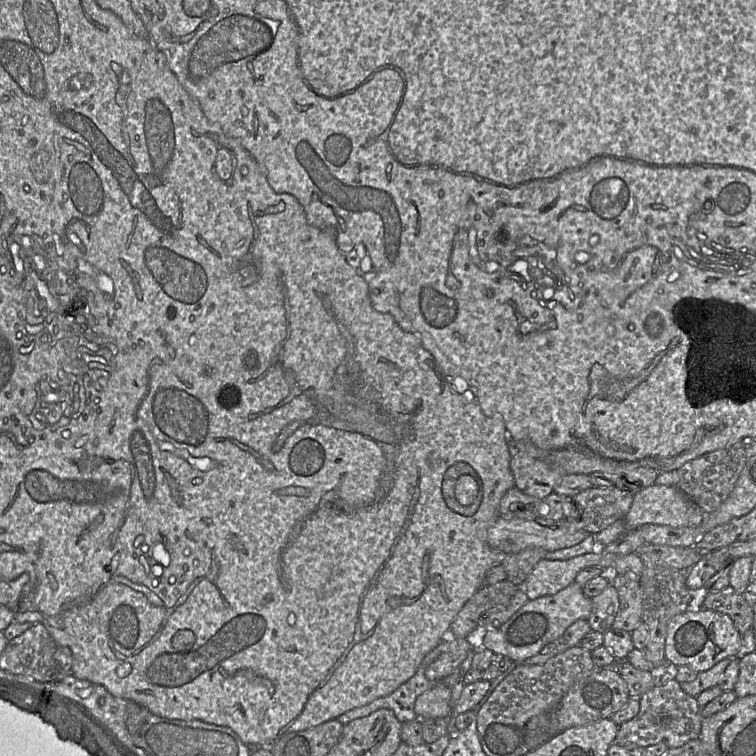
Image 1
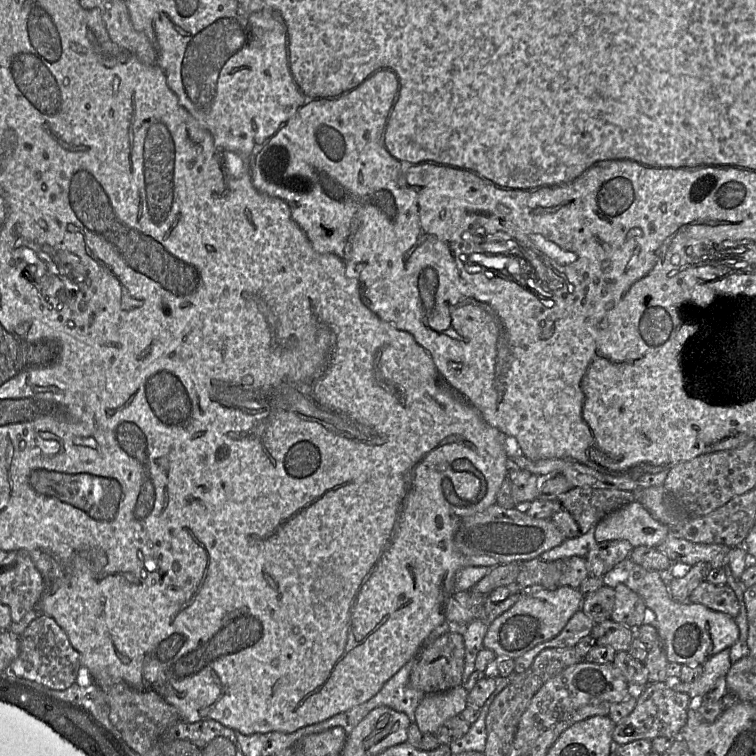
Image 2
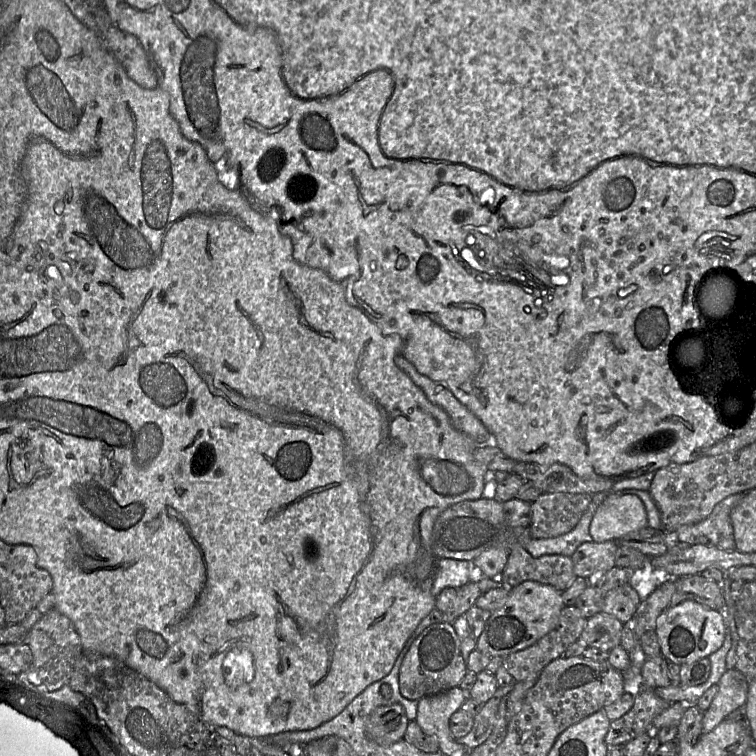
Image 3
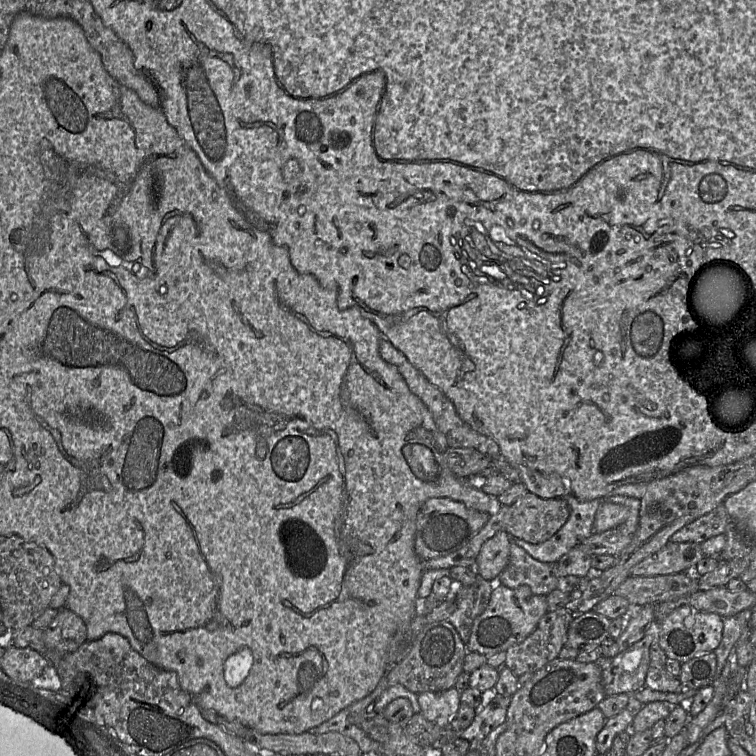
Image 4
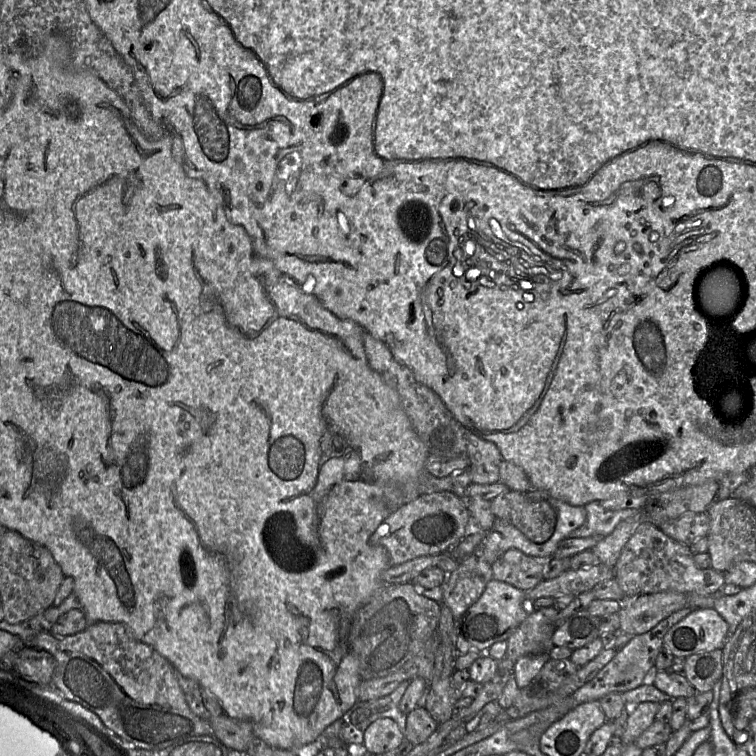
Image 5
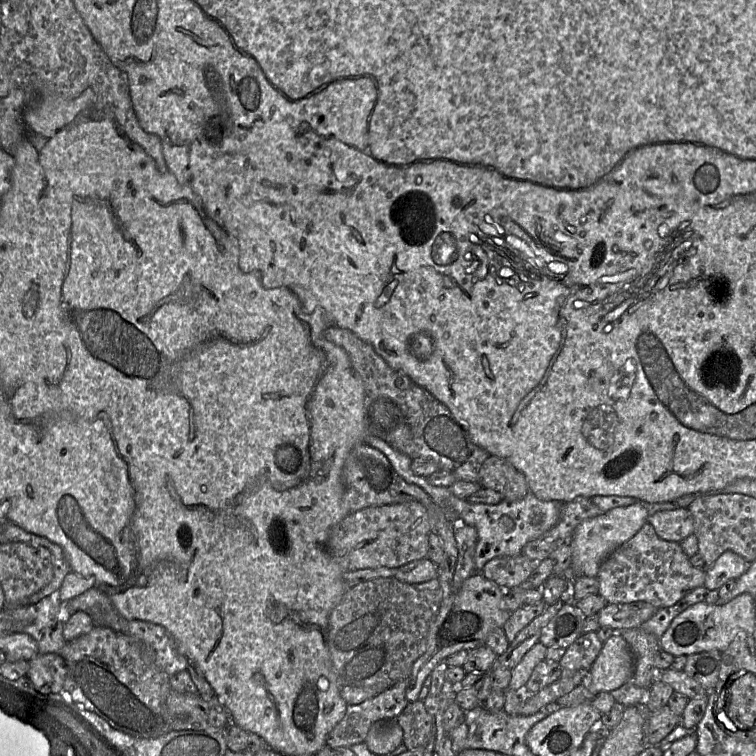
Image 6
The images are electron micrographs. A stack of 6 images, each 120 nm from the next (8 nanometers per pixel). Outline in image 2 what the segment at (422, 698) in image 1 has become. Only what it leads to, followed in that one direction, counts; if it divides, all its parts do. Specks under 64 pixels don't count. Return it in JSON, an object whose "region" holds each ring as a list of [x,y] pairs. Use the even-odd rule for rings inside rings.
{"region":[[[462,685],[445,692],[426,694],[415,710],[415,724],[420,731],[434,735],[445,721],[462,713],[467,706],[467,695]]]}

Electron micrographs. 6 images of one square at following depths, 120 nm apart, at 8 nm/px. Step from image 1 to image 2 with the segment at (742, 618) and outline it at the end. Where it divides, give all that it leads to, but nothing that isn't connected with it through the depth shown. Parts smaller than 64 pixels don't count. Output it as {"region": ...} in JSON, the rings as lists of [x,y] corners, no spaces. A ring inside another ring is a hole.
{"region":[[[704,580],[692,591],[688,601],[703,604],[711,610],[726,613],[734,619],[740,611],[738,598],[727,584],[714,585]]]}

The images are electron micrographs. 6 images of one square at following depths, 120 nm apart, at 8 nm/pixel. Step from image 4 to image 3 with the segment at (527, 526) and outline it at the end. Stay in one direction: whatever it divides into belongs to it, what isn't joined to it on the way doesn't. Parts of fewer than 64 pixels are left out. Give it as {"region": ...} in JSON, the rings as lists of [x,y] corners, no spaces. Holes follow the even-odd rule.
{"region":[[[544,493],[531,503],[531,523],[528,527],[532,539],[549,539],[564,535],[575,528],[587,511],[593,494]]]}

